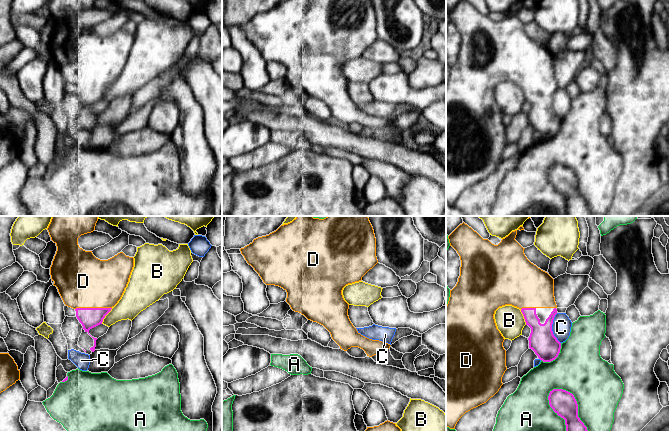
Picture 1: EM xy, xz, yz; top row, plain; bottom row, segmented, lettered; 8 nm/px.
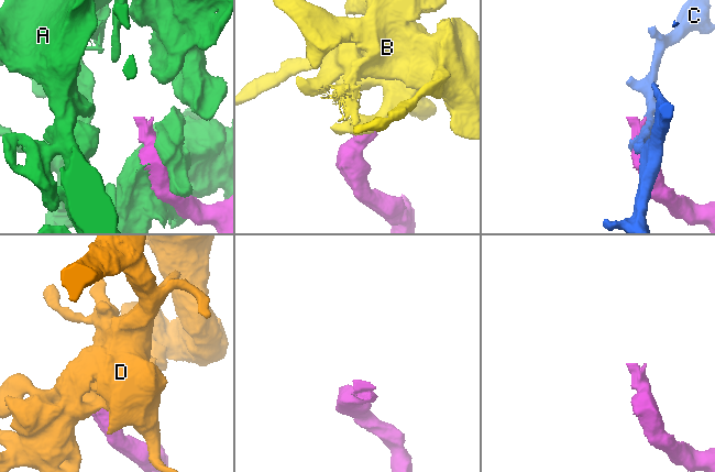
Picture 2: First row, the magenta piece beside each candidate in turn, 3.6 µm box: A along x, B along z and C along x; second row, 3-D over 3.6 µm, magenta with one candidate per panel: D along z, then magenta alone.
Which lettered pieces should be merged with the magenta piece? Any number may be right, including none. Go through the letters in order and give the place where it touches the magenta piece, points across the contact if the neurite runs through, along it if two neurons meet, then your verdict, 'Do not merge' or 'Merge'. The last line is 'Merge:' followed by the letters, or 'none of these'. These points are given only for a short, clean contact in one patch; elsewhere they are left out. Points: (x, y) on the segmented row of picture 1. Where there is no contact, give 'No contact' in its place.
A: Touches magenta at yz (576, 401). Do not merge
B: Touches magenta at xy (105, 315). Boundary: xy (112, 308), (101, 323). Do not merge
C: Touches magenta at yz (551, 328). Do not merge
D: Touches magenta at xy (93, 308). Merge
Merge: D

